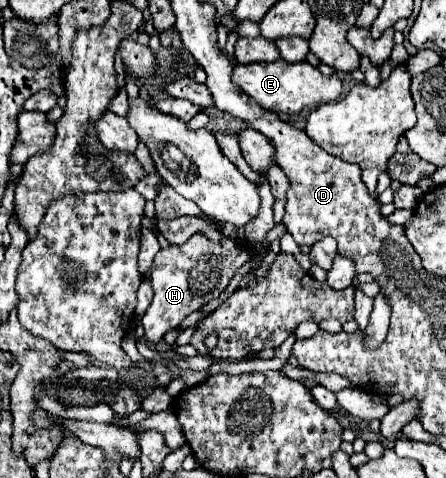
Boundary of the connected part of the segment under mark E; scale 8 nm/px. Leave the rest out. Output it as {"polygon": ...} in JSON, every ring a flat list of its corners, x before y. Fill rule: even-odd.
{"polygon":[[283,58,269,64,247,64,233,68,233,82,243,88,247,96,251,96,259,106,275,112,275,114,295,114,305,106,335,102,341,96,341,78,337,74,323,76,315,66,307,60,289,64]]}

